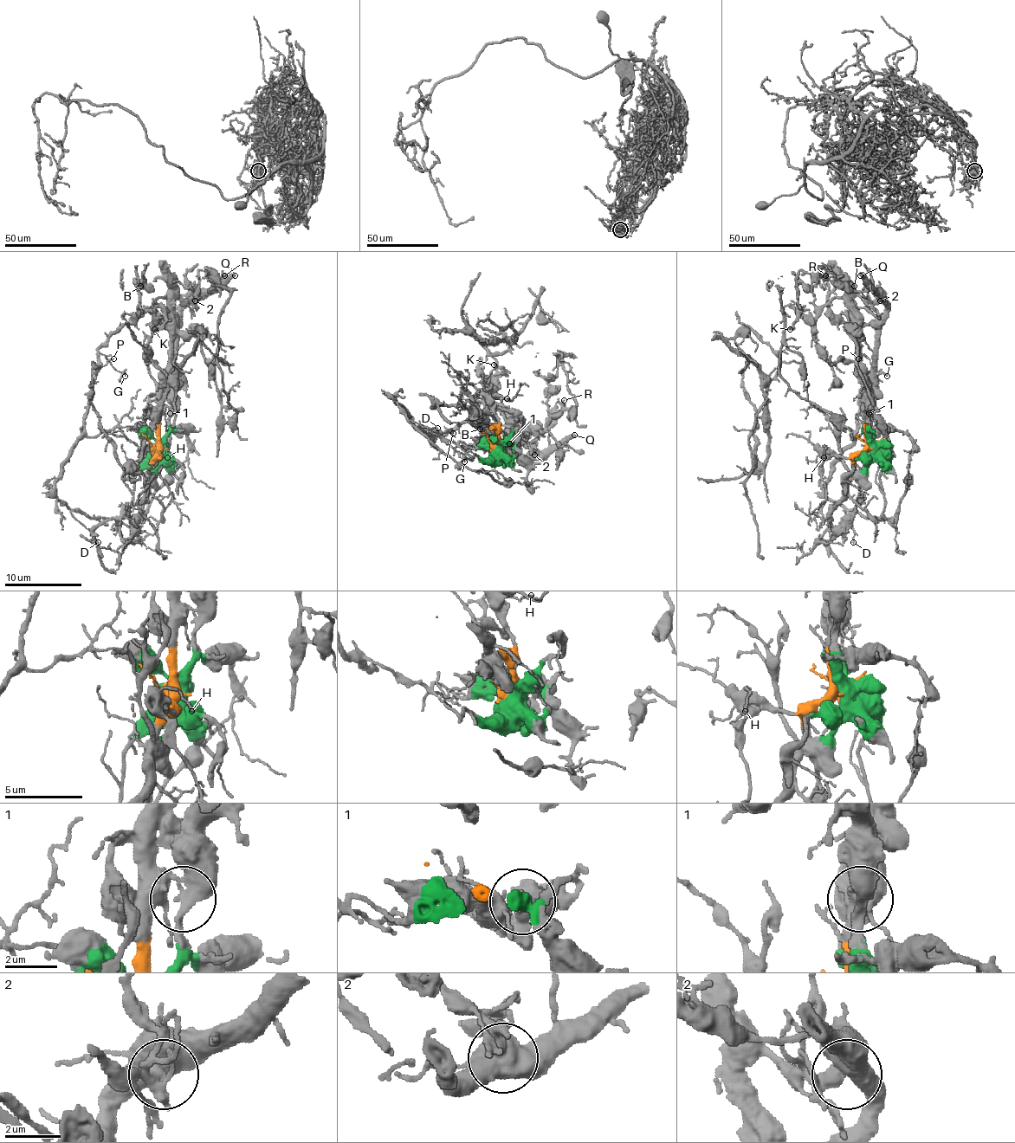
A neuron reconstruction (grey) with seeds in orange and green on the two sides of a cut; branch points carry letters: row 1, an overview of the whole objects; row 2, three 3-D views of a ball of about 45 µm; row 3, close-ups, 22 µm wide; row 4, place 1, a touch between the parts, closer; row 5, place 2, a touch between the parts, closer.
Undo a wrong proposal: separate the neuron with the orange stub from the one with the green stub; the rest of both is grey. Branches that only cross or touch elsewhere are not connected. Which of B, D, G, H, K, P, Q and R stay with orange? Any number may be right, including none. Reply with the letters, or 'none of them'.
H, Q, R

